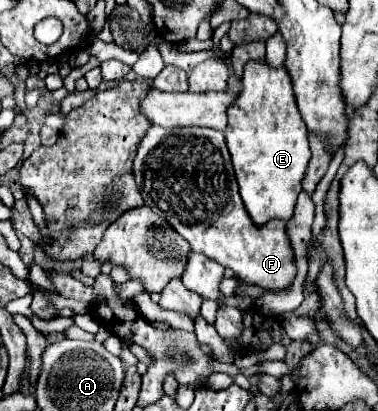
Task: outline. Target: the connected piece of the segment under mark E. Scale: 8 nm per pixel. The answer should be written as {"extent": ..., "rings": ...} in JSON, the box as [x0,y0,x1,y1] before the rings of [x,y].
{"extent":[224,59,310,225],"rings":[[[250,59],[244,67],[240,81],[242,81],[242,89],[240,89],[238,97],[234,99],[232,107],[228,107],[228,125],[224,129],[224,135],[226,135],[230,155],[232,155],[242,201],[246,205],[248,215],[252,217],[252,221],[256,225],[262,225],[270,219],[290,221],[296,199],[302,191],[300,181],[302,181],[302,177],[306,173],[306,165],[310,161],[310,147],[308,147],[308,137],[306,137],[308,129],[300,117],[290,75],[284,65],[272,67],[266,61]]]}

